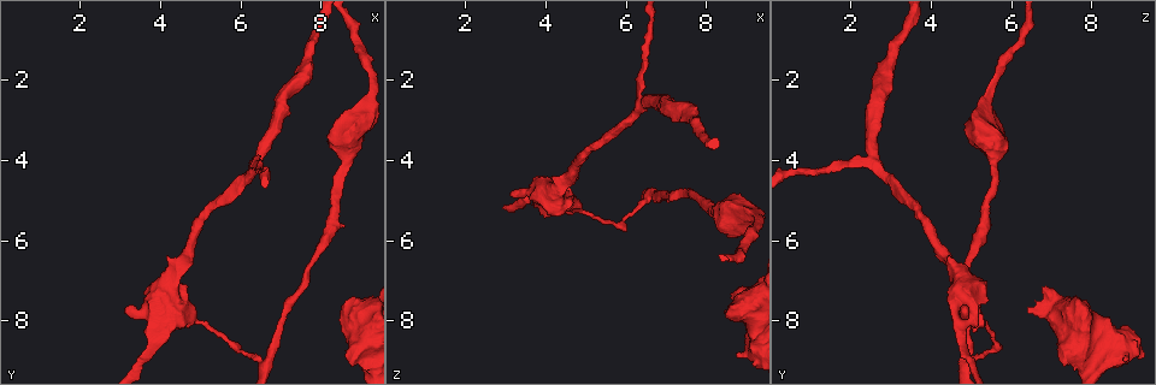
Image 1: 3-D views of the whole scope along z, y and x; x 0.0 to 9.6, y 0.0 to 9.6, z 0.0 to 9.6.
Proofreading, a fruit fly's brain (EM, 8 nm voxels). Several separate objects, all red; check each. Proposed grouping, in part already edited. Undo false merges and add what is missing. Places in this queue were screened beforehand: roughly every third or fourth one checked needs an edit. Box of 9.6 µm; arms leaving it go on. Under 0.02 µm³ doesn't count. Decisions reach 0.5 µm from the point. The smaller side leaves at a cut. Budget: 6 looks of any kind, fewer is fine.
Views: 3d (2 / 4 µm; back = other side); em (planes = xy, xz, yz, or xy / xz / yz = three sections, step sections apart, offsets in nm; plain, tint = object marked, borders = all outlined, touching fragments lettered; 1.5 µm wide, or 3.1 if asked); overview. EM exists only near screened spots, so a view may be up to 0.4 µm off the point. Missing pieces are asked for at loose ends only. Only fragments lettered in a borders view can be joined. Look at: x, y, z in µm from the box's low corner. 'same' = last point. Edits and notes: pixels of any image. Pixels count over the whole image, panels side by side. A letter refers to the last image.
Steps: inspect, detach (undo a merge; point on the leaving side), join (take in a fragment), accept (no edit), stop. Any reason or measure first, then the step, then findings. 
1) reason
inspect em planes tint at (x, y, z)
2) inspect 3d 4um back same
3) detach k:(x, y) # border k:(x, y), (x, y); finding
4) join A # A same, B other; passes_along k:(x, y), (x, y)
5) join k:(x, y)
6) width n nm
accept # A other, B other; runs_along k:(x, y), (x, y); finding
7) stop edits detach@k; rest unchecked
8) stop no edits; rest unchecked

sudden change in width
inspect em planes borders at (4.85, 8.00, 5.20)

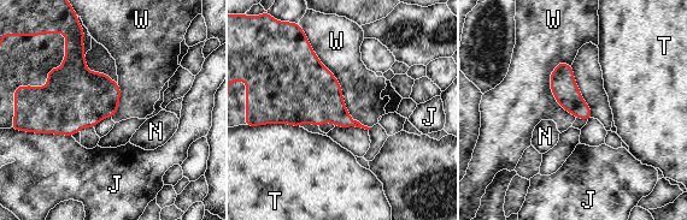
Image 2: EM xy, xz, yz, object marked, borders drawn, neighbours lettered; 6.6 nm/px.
accept # J other, N other, T other, W other; border 2:(305, 36), (348, 114), (370, 128); one cell here

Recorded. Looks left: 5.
abrupt turn
inspect em planes tint at (6.60, 9.00, 4.95)

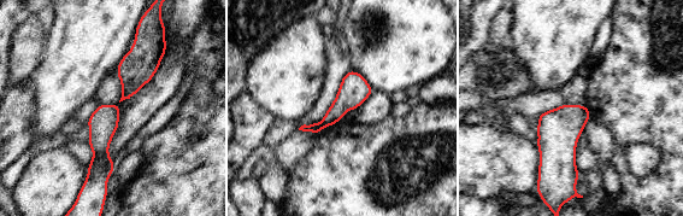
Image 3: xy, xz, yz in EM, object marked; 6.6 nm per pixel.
see the neighbours
inspect em planes borders same

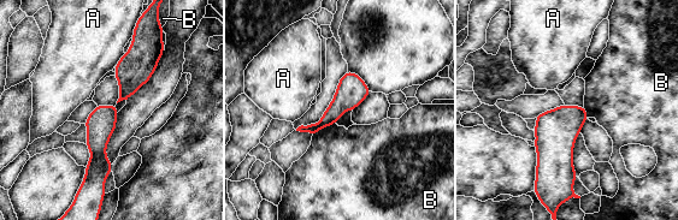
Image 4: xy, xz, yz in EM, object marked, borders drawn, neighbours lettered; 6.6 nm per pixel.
detach 4:(345, 99) # A other, B other; part_leaving 4:(136, 43), (95, 180); a second cell is stuck on

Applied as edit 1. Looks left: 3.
stop edits detach@4; rest unchecked

